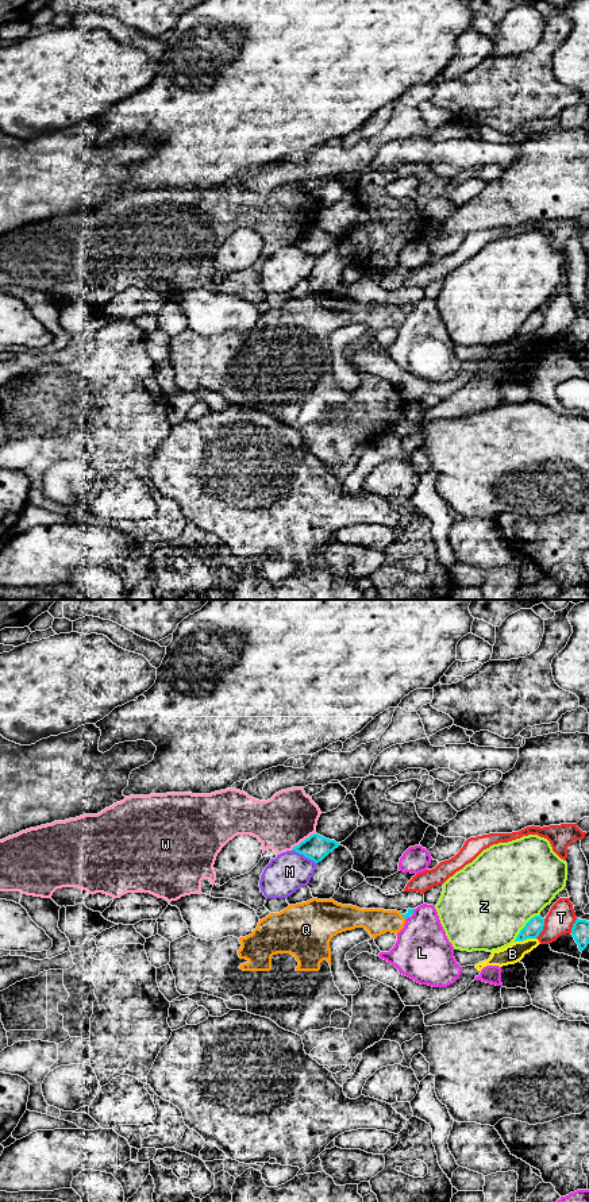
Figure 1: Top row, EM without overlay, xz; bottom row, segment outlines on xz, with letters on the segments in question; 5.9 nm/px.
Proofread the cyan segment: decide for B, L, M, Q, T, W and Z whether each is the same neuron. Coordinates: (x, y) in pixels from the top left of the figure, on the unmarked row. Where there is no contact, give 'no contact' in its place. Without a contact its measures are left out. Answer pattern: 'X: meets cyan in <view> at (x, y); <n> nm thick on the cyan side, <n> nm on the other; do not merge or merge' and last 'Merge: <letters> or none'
B: meets cyan in xz at (524, 334); 100 nm thick on the cyan side, 120 nm on the other; do not merge
L: meets cyan in xz at (412, 307); 40 nm thick on the cyan side, 340 nm on the other; do not merge
M: meets cyan in xz at (304, 250); 150 nm thick on the cyan side, 240 nm on the other; do not merge
Q: meets cyan in xz at (403, 311); 40 nm thick on the cyan side, 160 nm on the other; do not merge
T: meets cyan in xz at (542, 323); 100 nm thick on the cyan side, 160 nm on the other; do not merge
W: meets cyan in xz at (304, 235); 150 nm thick on the cyan side, 320 nm on the other; do not merge
Z: meets cyan in xz at (524, 322); 100 nm thick on the cyan side, 500 nm on the other; do not merge
Merge: none

